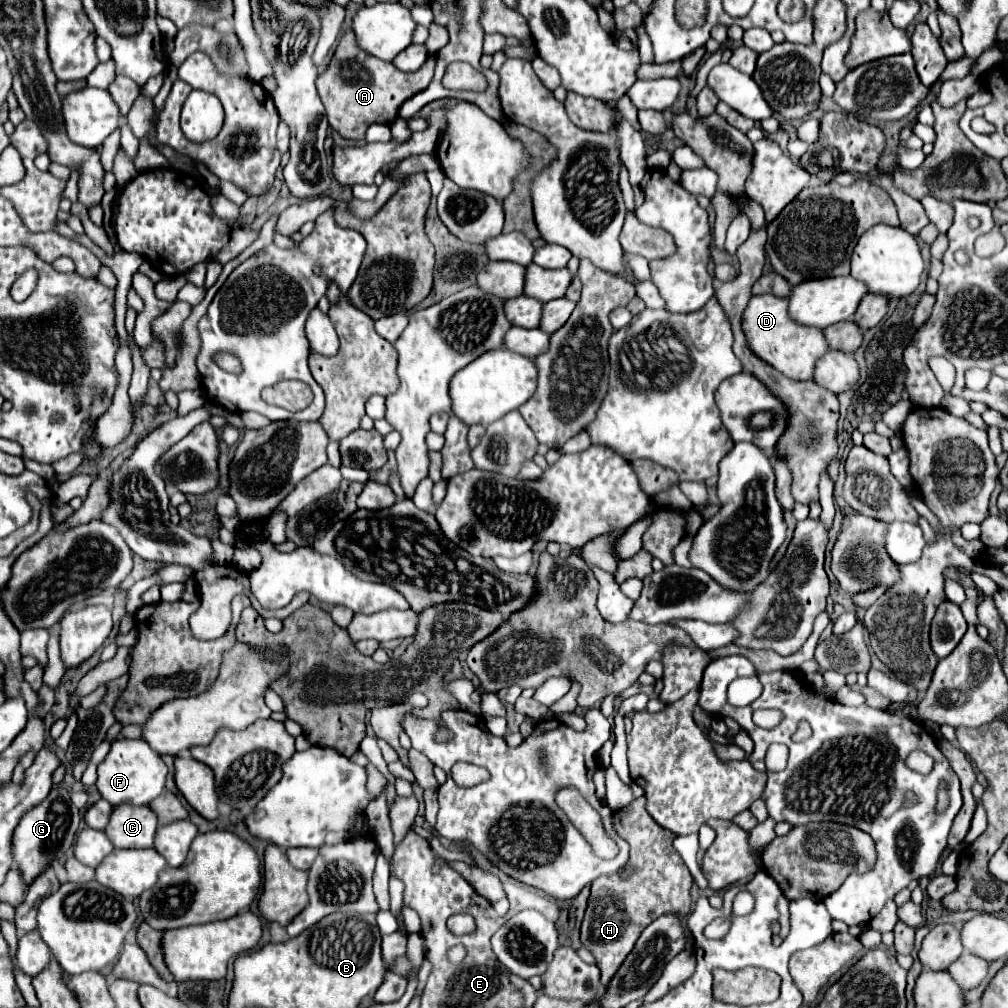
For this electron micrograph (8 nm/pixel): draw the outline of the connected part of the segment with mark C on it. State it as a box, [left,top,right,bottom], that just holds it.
[104,803,158,849]

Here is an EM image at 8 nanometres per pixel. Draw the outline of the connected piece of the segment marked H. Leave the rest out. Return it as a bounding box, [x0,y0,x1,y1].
[580,797,694,985]

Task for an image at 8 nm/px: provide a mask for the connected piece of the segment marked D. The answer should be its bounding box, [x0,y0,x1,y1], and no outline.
[742,295,828,381]

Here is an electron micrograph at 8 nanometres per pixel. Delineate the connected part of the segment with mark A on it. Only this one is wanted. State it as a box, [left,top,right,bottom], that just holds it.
[316,31,434,141]

